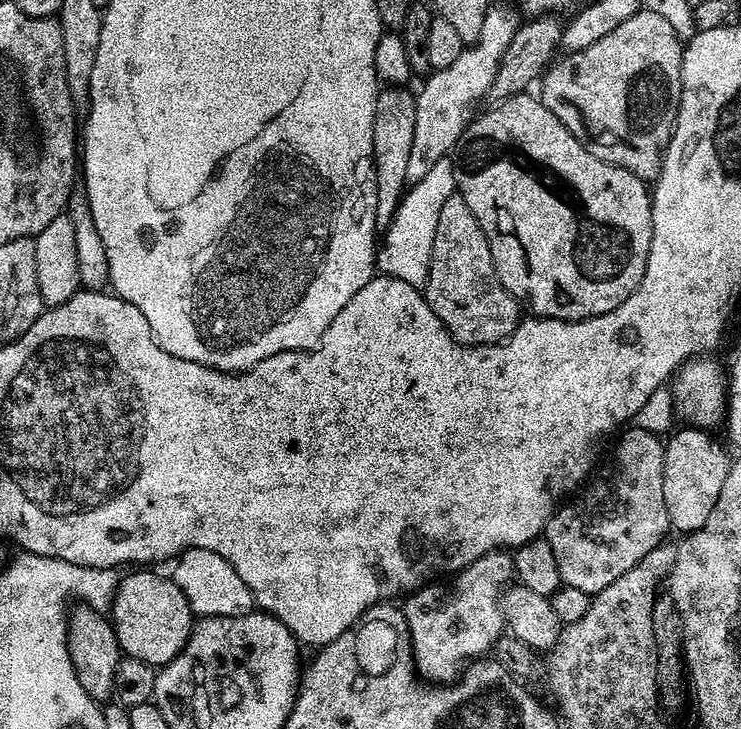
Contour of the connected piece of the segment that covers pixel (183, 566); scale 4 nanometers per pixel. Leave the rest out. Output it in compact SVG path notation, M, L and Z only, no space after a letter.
M188 548L175 557L170 569L172 580L186 594L186 602L190 602L190 610L197 617L205 616L245 616L253 611L254 601L250 586L238 578L234 566L226 562L226 558L214 554L214 550Z

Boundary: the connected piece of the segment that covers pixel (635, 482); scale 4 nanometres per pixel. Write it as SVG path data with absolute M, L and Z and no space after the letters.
M635 426L621 431L619 436L620 441L612 448L612 456L599 463L587 484L581 489L582 495L571 497L559 505L544 531L544 538L554 550L558 562L561 583L591 596L606 586L615 584L620 575L640 562L650 550L654 550L670 532L666 502L662 502L664 440L655 432Z

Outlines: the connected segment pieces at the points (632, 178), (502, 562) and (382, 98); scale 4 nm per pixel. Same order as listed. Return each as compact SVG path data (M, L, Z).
M535 95L507 96L491 107L489 112L482 113L480 117L477 115L469 119L467 128L456 143L451 162L454 166L457 193L464 199L466 206L474 210L478 226L482 226L486 234L486 242L490 246L490 254L494 258L494 266L502 286L527 311L528 308L532 311L529 313L549 320L585 320L614 310L636 289L638 282L642 282L646 270L646 258L650 254L652 241L652 198L649 185L622 166L614 166L610 162L602 162L602 158L594 158L594 154L590 154L590 150L586 150L586 146L582 146L582 142L578 142L578 138L574 138L574 134L570 134L564 123Z
M497 550L482 554L470 566L449 575L441 584L429 582L403 597L404 621L412 645L412 663L419 675L428 682L451 682L458 675L463 660L472 660L483 652L493 651L496 639L505 631L504 616L500 612L500 598L504 589L513 583L512 557L507 551Z
M388 86L381 89L376 96L372 157L376 171L374 222L380 230L390 226L400 205L400 199L406 191L406 169L409 164L411 143L414 142L415 115L417 114L416 97L408 90L398 86Z

